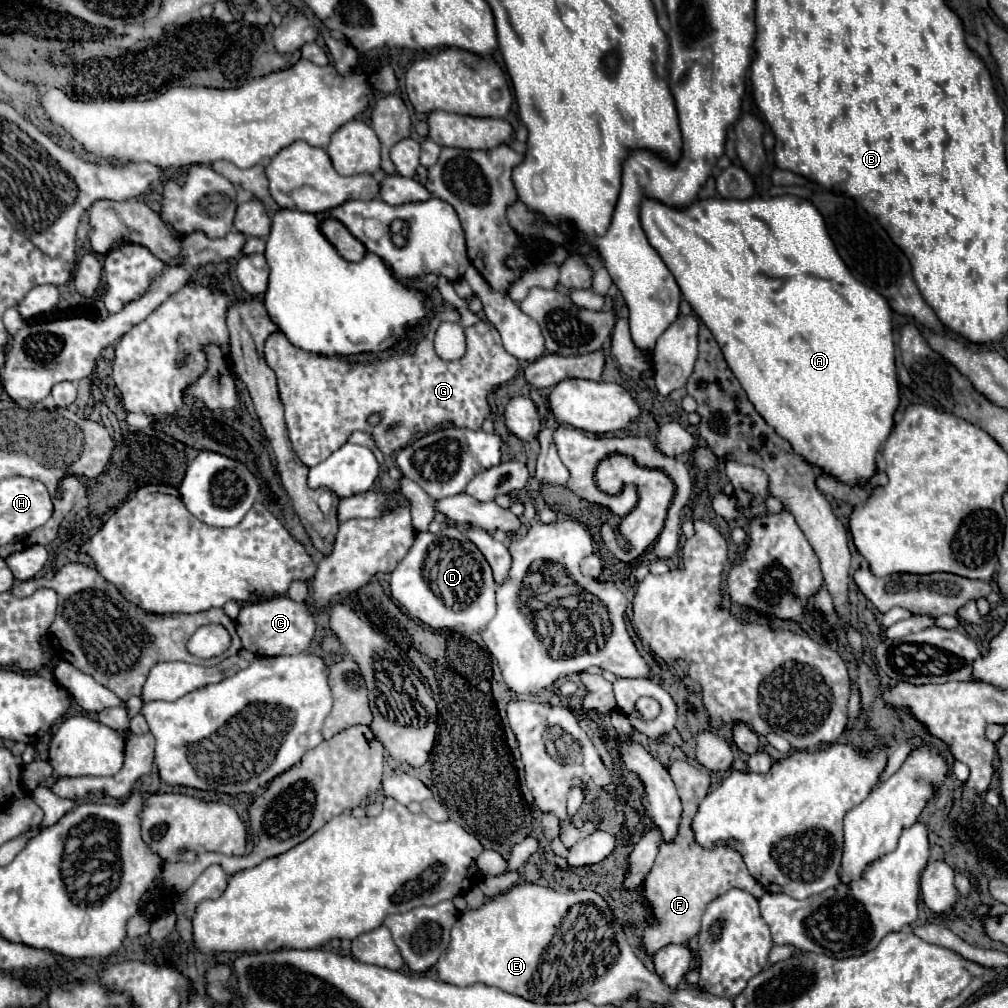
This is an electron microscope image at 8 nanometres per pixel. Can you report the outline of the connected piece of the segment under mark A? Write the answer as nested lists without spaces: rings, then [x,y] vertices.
[[[778,196],[768,200],[748,198],[742,202],[726,198],[708,198],[696,200],[686,210],[674,210],[656,200],[644,200],[640,220],[650,244],[656,248],[656,252],[662,256],[662,260],[674,274],[684,300],[694,308],[700,320],[714,334],[716,342],[722,346],[722,354],[730,370],[736,374],[742,388],[746,390],[746,396],[750,398],[758,414],[762,414],[766,424],[772,426],[778,436],[786,438],[792,444],[794,452],[802,456],[808,464],[818,466],[822,472],[836,478],[838,482],[864,488],[866,482],[876,474],[876,454],[890,436],[890,430],[894,428],[894,412],[900,406],[900,388],[894,362],[896,350],[892,338],[892,312],[886,298],[882,298],[876,290],[870,290],[850,274],[848,266],[838,256],[834,242],[830,240],[828,230],[824,226],[824,218],[818,214],[818,210],[808,200],[798,196]]]

